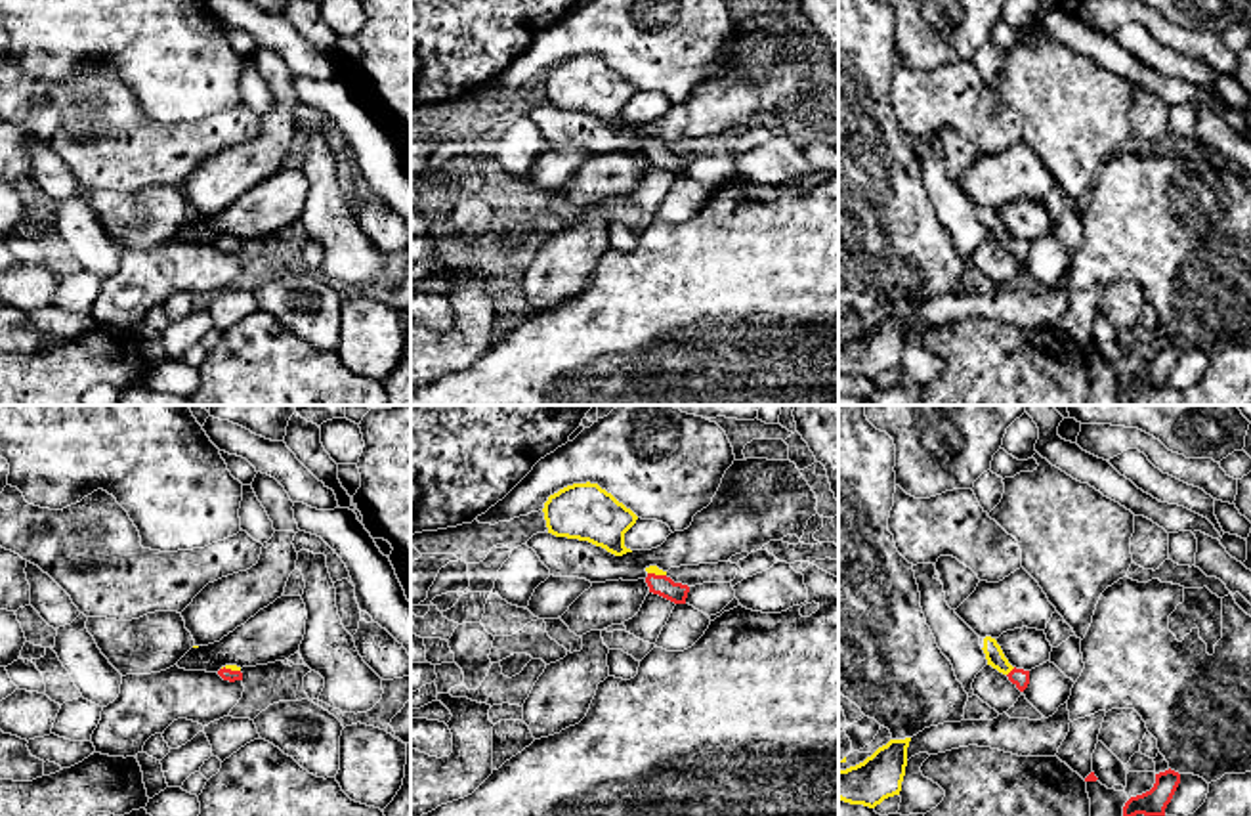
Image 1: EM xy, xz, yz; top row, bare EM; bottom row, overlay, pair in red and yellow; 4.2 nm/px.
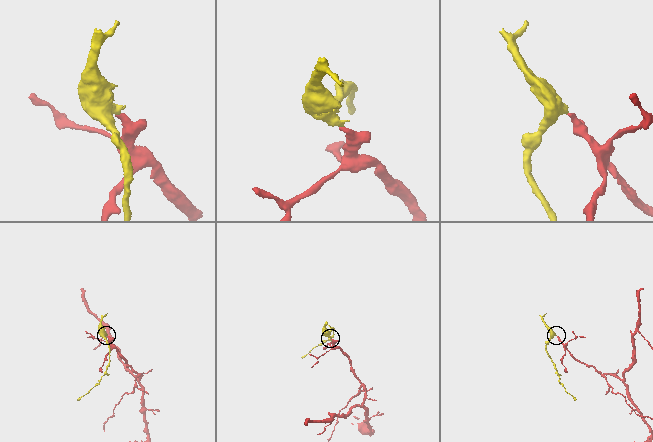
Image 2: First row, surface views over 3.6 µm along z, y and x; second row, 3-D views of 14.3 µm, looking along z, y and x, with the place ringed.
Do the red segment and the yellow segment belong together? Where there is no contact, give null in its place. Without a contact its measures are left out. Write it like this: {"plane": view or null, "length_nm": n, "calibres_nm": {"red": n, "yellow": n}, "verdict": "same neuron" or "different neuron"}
{"plane": "yz", "length_nm": 50, "calibres_nm": {"red": 70, "yellow": 80}, "verdict": "same neuron"}

